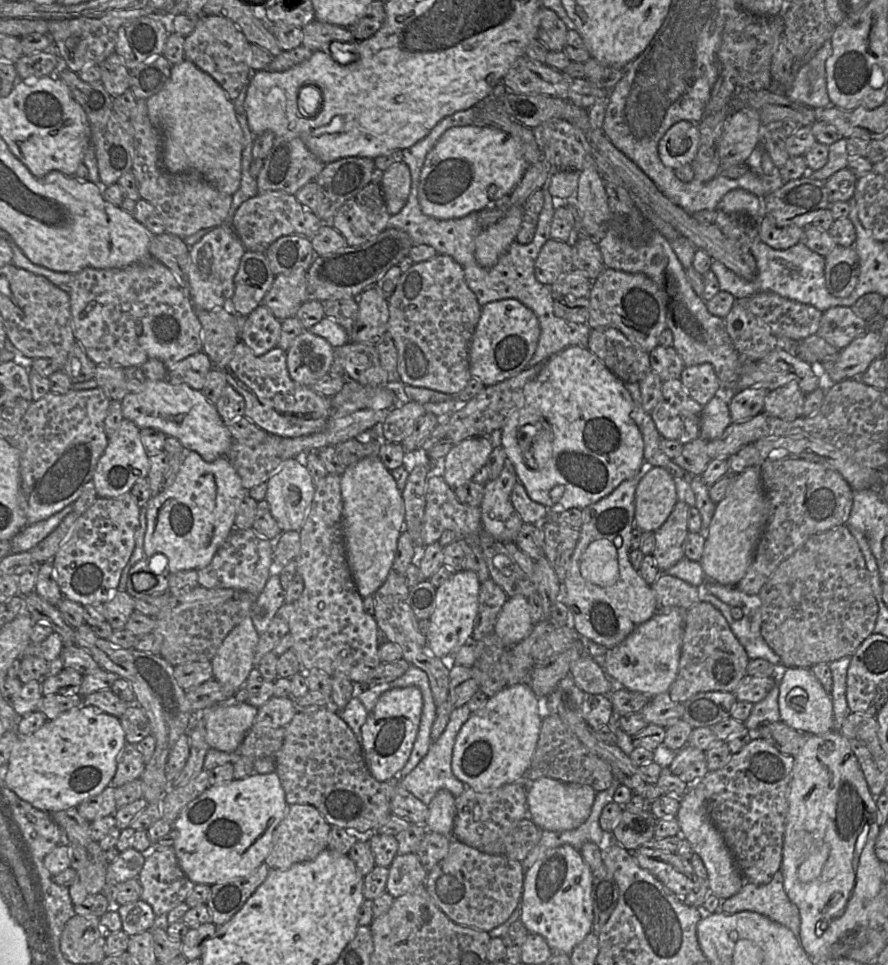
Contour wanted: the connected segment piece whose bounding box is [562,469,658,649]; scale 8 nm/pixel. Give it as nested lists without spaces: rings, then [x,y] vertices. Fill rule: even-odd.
[[[641,469],[634,478],[623,481],[609,495],[582,509],[583,524],[580,528],[580,536],[563,583],[562,601],[572,615],[572,626],[583,639],[601,644],[607,649],[619,645],[637,626],[648,621],[658,612],[651,585],[641,577],[629,561],[632,529],[635,526],[635,491],[644,473],[645,470]],[[616,537],[621,537],[623,540],[619,548],[614,545]]]

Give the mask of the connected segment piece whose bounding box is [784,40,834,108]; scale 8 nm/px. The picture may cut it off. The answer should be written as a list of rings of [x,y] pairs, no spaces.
[[[828,40],[808,62],[800,66],[792,85],[784,93],[791,101],[811,108],[834,106],[827,92],[825,71],[831,52],[832,44]]]

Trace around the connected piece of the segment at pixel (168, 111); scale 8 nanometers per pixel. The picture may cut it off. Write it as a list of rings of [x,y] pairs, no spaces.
[[[184,59],[172,66],[163,88],[146,101],[148,115],[162,135],[164,168],[172,174],[196,173],[220,192],[232,196],[241,183],[243,132],[236,118],[233,101],[225,90],[209,74]]]

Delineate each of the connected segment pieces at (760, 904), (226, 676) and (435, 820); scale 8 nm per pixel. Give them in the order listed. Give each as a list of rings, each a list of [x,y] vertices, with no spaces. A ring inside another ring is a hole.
[[[778,870],[768,884],[756,885],[745,882],[741,890],[723,900],[722,912],[735,914],[752,911],[762,914],[791,930],[796,938],[800,936],[800,913],[784,889],[784,878]]]
[[[247,615],[223,640],[211,660],[214,678],[223,686],[227,698],[233,698],[245,686],[259,640],[252,618]]]
[[[447,789],[439,790],[428,804],[429,815],[425,822],[428,831],[453,837],[456,816],[455,797]]]

